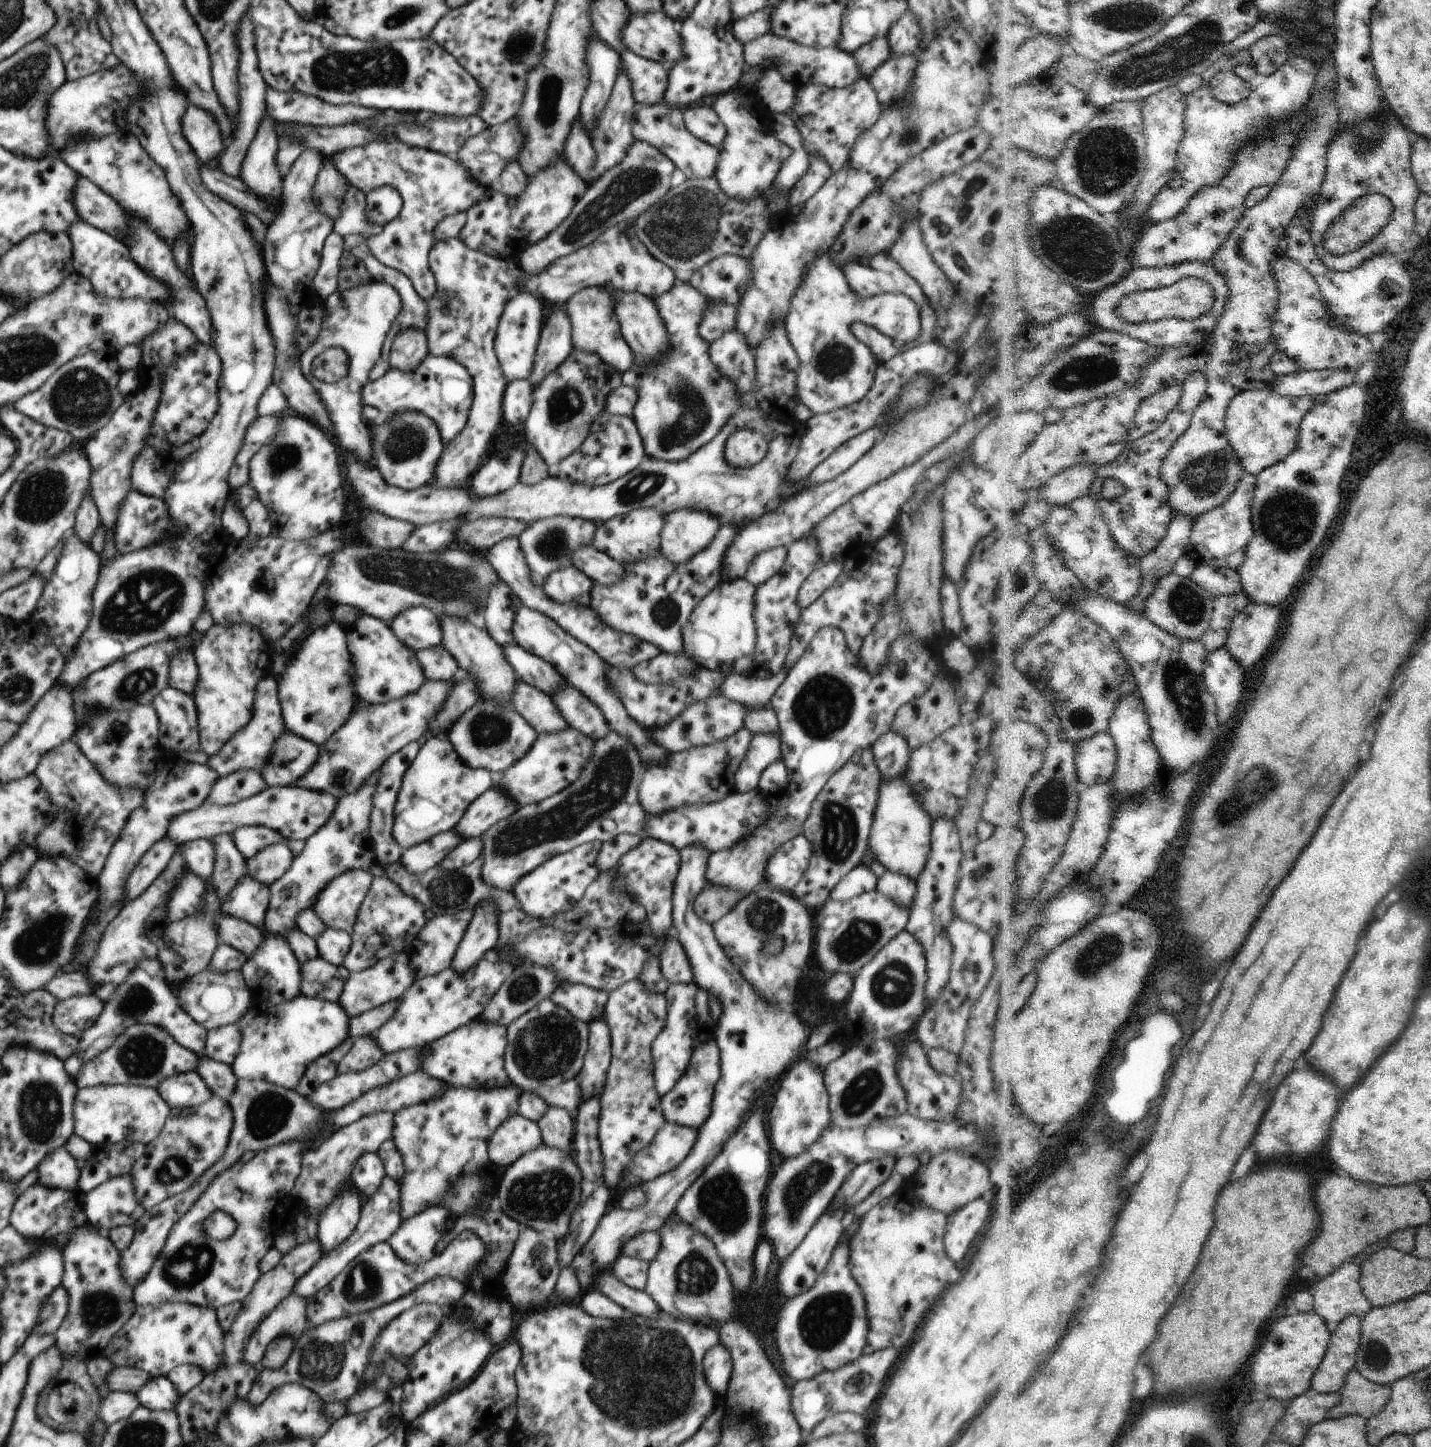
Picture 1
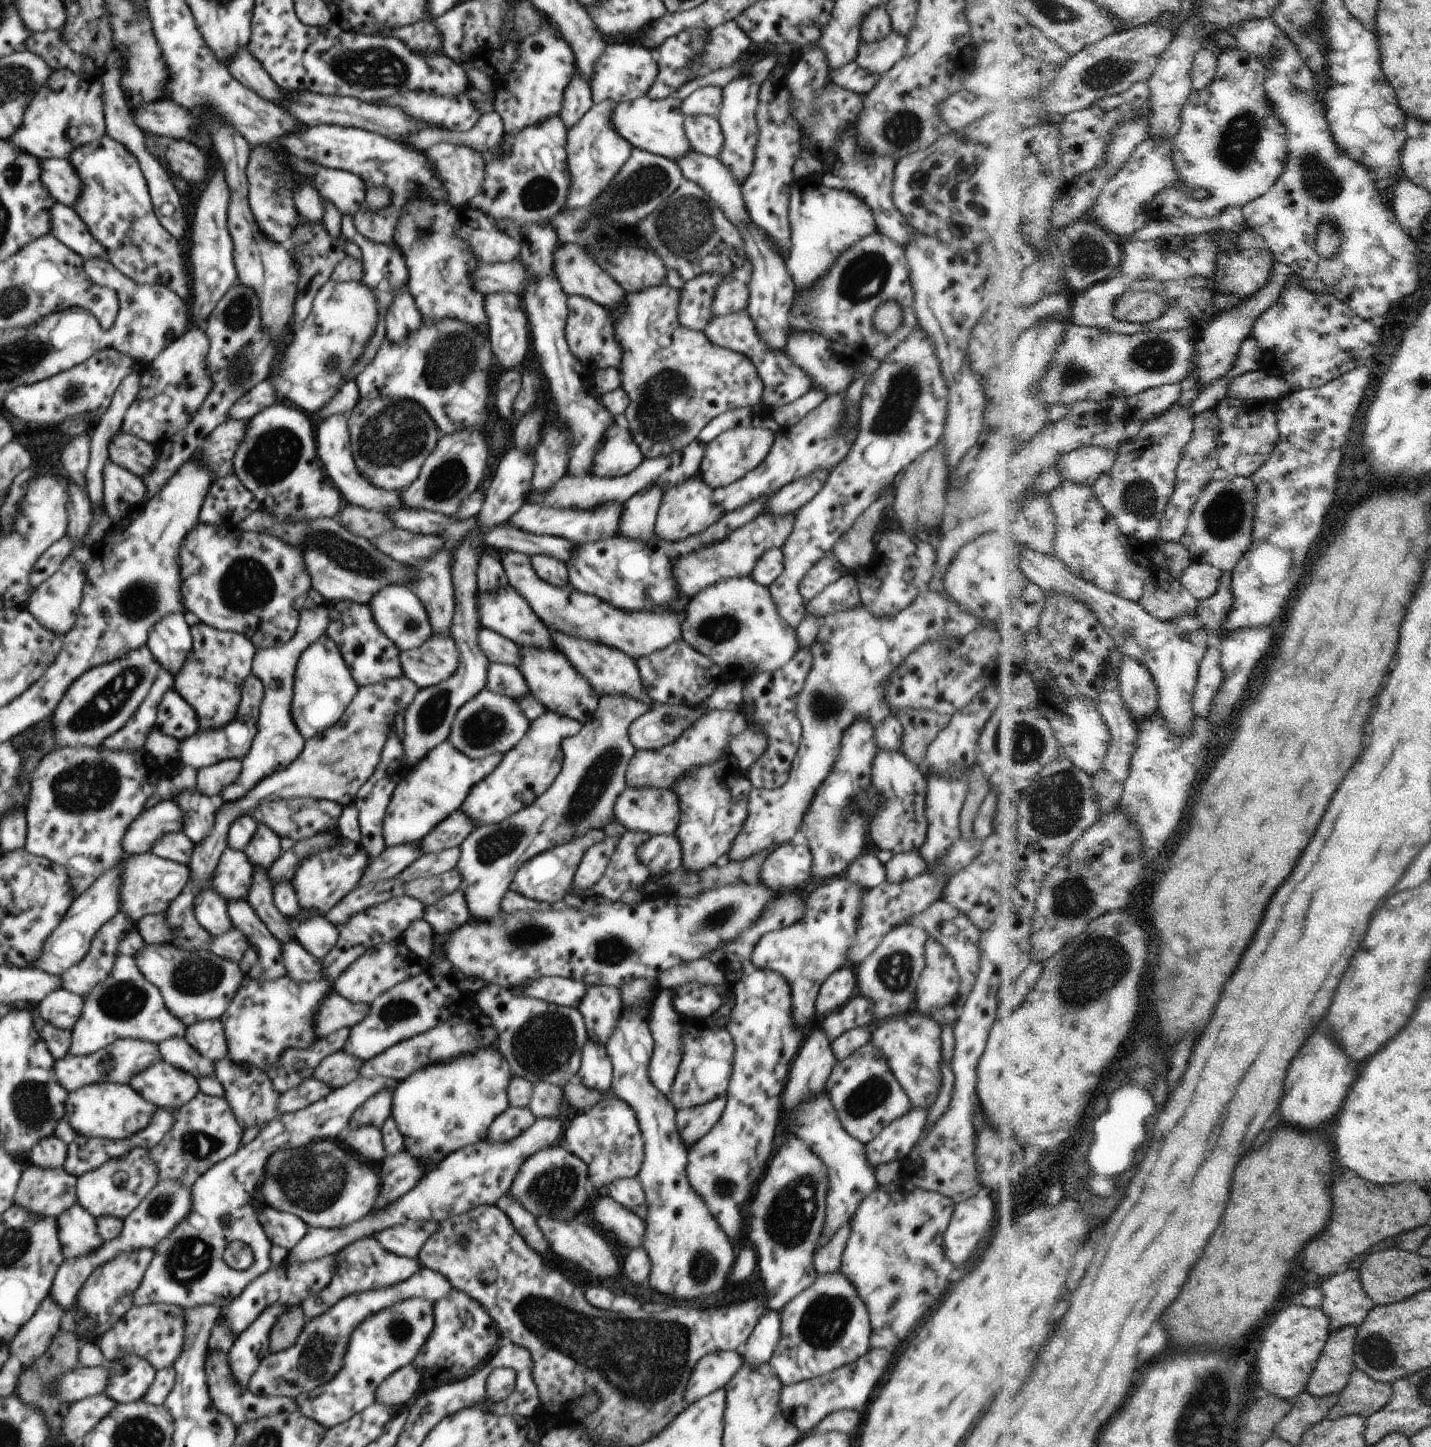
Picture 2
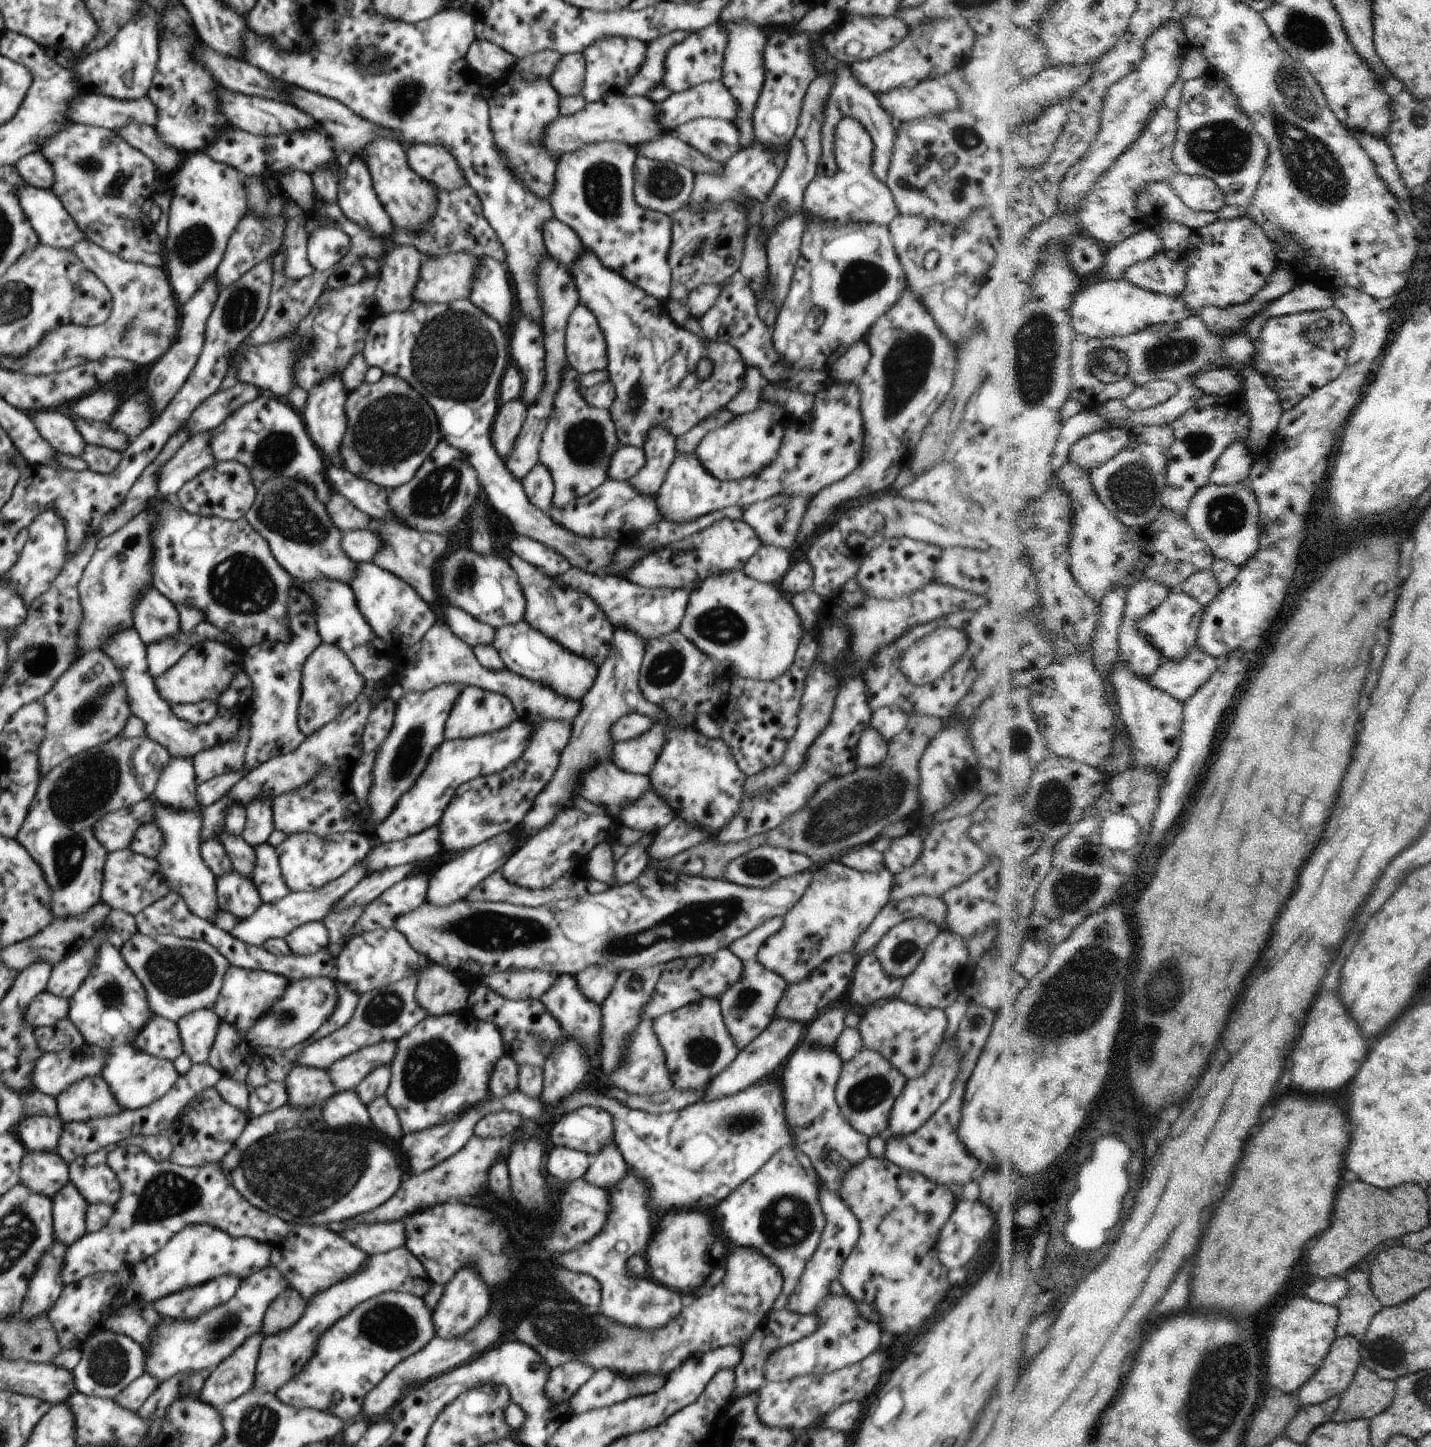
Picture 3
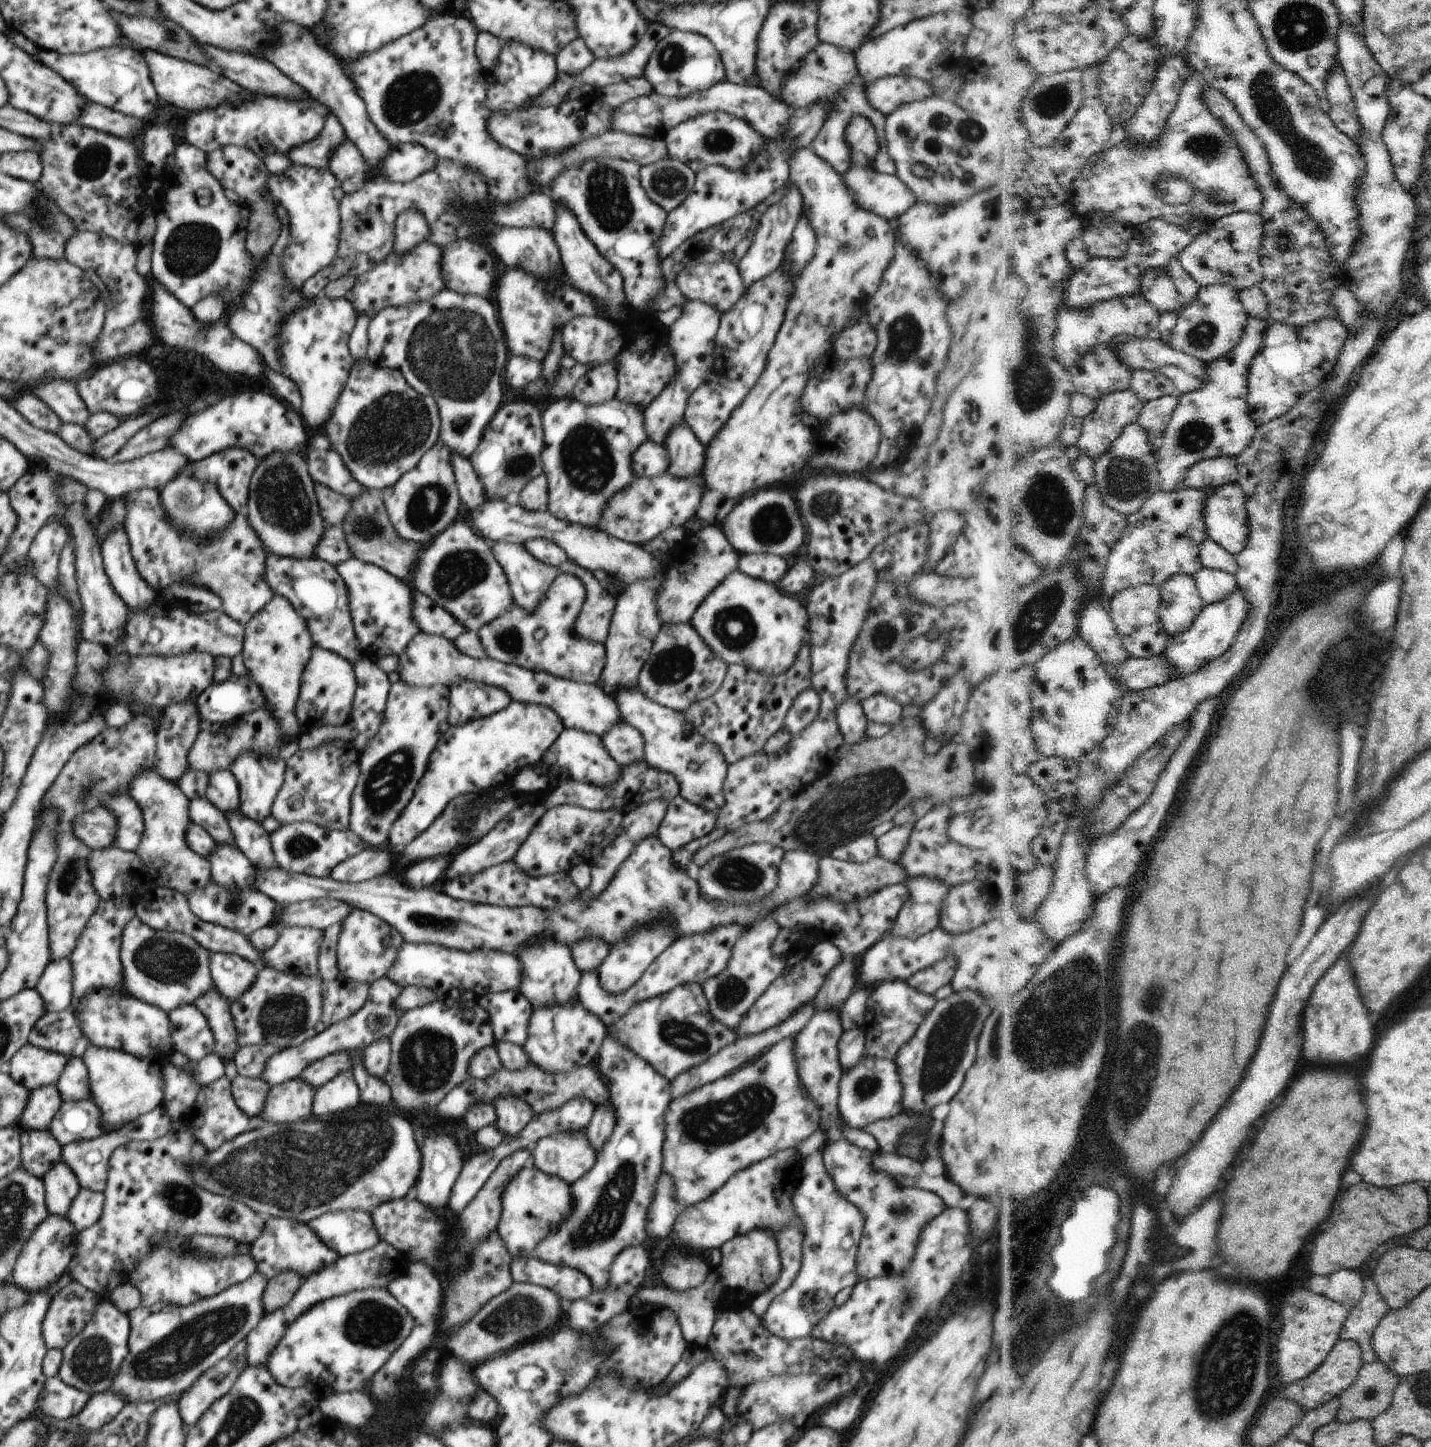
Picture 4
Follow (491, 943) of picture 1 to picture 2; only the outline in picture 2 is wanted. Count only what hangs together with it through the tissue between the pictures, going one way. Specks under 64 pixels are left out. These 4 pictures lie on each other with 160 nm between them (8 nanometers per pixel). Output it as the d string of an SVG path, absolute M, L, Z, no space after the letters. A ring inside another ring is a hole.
M611 695L602 697L600 706L596 710L596 718L580 730L578 736L568 738L562 742L564 752L564 768L558 774L556 782L539 796L530 806L519 810L515 815L505 818L502 822L479 826L461 844L461 857L457 867L462 875L462 890L471 918L476 921L494 921L500 916L505 897L509 893L509 886L515 877L516 871L526 861L530 861L537 854L552 850L580 838L591 830L603 830L608 822L616 821L616 799L627 789L626 773L637 749L629 739L629 726L639 716L648 712L650 707L643 702L634 702L633 698Z

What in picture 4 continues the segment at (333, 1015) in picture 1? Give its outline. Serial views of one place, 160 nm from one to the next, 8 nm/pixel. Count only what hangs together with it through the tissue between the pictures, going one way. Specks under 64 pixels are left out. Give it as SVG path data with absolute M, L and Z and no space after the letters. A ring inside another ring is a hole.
M212 953L210 961L214 987L232 1004L236 1002L257 979L258 966L238 955Z

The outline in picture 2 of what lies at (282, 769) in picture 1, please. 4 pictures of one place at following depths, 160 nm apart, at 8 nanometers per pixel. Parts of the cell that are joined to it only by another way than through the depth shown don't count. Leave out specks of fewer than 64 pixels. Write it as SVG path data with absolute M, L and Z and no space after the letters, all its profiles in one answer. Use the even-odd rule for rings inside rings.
M315 588L310 590L306 604L308 604L306 606L308 612L304 611L300 614L298 628L286 644L257 649L255 652L252 675L257 676L265 688L265 695L259 710L256 738L247 754L248 758L244 760L242 772L234 784L223 788L219 798L216 799L218 802L238 801L248 794L248 791L251 791L259 781L264 780L264 777L285 769L305 749L305 738L300 734L291 715L296 665L302 652L327 631L326 628L331 621L330 610L326 608L326 604L329 602L326 602Z

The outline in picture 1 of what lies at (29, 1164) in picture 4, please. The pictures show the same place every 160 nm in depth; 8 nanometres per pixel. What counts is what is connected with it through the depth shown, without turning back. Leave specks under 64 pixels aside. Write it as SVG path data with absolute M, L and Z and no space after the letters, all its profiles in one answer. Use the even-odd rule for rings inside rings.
M36 1183L33 1187L22 1193L14 1203L9 1223L27 1239L52 1239L63 1232L71 1232L82 1227L87 1221L85 1203L78 1188L74 1191L62 1189L49 1189Z

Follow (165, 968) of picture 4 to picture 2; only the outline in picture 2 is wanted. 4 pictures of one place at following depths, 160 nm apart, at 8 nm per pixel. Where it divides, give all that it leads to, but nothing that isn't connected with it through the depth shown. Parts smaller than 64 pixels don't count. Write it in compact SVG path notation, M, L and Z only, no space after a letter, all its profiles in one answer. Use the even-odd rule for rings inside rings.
M168 942L145 944L137 957L137 965L143 975L161 990L167 1009L187 1027L200 1021L221 1019L245 978L239 963L216 956L210 950L187 951Z

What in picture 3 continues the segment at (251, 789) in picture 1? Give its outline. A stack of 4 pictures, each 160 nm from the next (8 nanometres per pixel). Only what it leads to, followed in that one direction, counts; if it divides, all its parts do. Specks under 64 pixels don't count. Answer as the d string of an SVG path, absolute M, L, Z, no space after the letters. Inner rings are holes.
M240 732L240 738L234 738L226 744L216 745L214 748L200 751L193 759L193 767L198 782L206 782L218 775L239 771L243 767L248 740L248 732Z

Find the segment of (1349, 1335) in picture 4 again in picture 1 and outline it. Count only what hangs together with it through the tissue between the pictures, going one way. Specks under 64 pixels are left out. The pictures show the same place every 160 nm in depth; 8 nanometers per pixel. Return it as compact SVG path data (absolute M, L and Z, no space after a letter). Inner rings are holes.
M1354 1260L1346 1261L1338 1272L1311 1287L1315 1296L1315 1312L1322 1315L1327 1321L1330 1330L1335 1333L1344 1320L1351 1316L1365 1318L1375 1309L1365 1293L1363 1283L1363 1265L1358 1265Z

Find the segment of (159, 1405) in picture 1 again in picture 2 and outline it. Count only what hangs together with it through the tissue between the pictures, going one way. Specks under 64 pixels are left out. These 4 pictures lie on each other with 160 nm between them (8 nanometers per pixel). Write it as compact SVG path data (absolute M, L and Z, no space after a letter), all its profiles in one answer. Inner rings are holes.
M134 1355L117 1361L104 1360L100 1366L109 1372L109 1386L104 1394L117 1403L142 1401L155 1378L155 1368L146 1359Z

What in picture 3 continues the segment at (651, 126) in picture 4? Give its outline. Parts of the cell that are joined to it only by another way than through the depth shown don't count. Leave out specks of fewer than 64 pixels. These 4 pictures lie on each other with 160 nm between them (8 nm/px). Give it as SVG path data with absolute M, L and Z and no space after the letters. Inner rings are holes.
M723 82L700 83L692 88L672 93L666 100L657 104L657 117L672 130L685 122L698 117L734 120L737 104Z

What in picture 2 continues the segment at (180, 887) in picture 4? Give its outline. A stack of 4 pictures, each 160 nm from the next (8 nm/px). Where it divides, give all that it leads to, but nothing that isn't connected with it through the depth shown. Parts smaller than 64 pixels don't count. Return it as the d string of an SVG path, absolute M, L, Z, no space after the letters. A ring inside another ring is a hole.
M207 885L194 902L195 919L214 937L229 933L233 928L227 902Z

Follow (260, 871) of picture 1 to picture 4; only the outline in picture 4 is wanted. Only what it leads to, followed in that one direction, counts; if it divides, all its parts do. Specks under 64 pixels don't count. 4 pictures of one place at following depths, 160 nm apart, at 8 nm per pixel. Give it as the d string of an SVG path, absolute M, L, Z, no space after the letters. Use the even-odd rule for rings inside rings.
M242 753L237 760L229 766L229 771L236 778L240 791L239 810L253 821L261 822L271 815L271 806L280 787L284 782L286 761L268 759L261 753Z

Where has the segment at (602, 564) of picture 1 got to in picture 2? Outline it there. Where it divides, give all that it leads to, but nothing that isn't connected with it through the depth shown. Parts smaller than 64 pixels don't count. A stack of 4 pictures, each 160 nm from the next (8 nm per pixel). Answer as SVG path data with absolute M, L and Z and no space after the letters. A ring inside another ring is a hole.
M509 522L498 525L488 536L485 543L498 550L516 551L533 557L544 555L567 562L574 556L575 542L554 535L533 535L514 528Z

